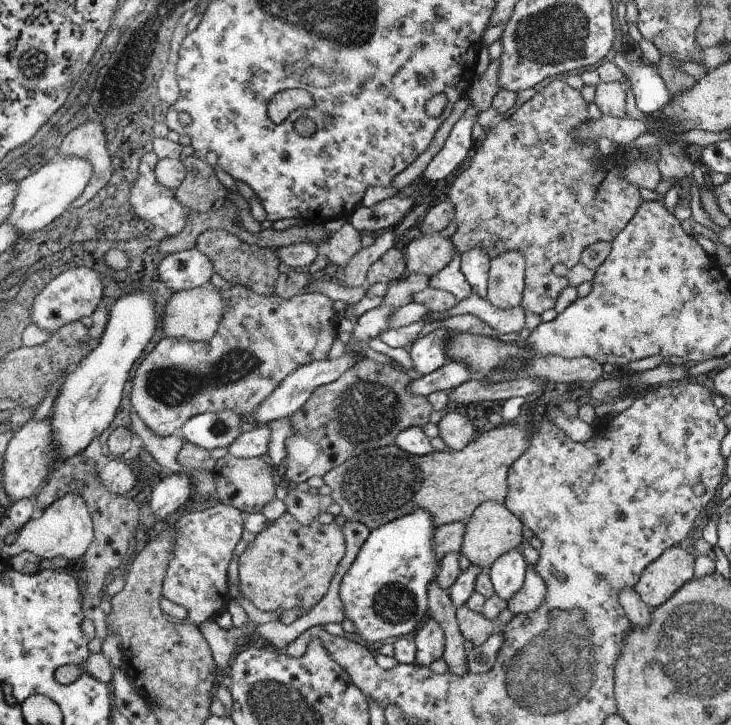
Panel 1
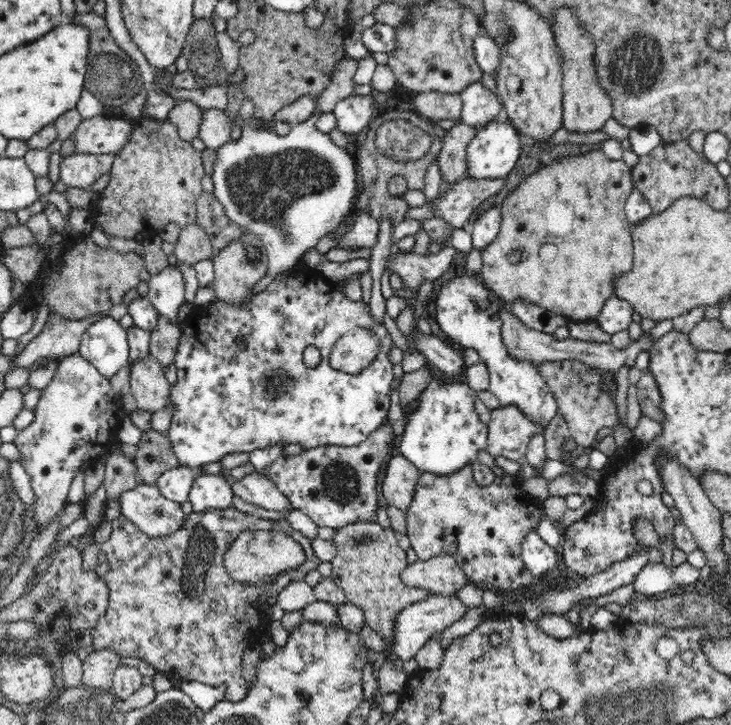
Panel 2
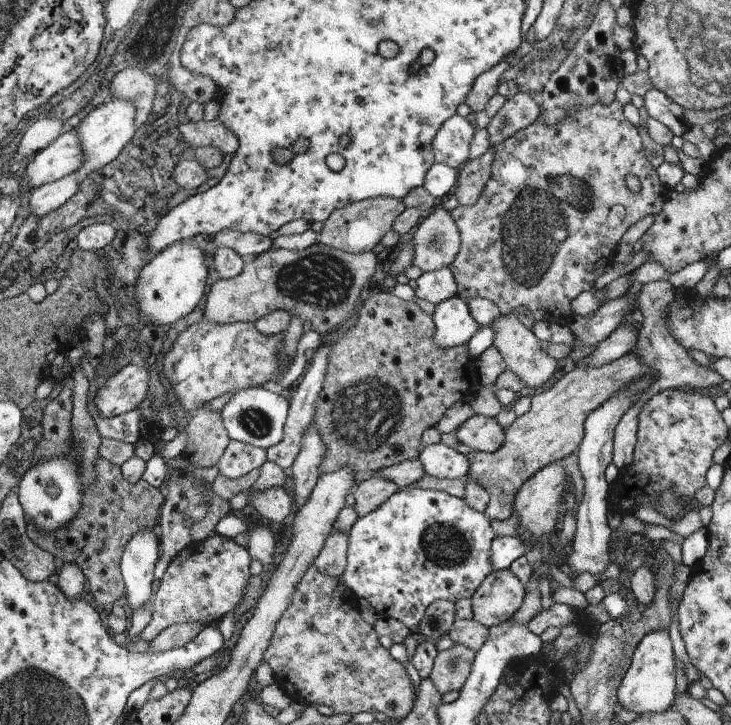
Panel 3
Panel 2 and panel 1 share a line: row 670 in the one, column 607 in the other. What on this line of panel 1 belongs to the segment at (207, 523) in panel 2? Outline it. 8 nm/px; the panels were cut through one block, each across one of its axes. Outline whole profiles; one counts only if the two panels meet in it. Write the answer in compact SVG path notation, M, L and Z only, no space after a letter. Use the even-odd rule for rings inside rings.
M551 80L541 92L531 100L521 104L507 118L497 120L495 128L485 132L481 144L475 148L469 166L457 174L453 180L447 200L455 206L455 234L451 242L457 254L473 250L475 246L485 248L489 258L497 258L505 252L521 252L525 256L525 290L521 308L541 316L545 310L555 308L559 294L565 290L567 282L563 276L555 276L551 268L563 264L571 268L577 264L581 250L597 240L613 242L631 222L641 198L637 186L623 180L623 162L615 162L611 156L603 156L597 150L597 144L575 142L575 130L589 122L587 102L581 98L579 90L569 88L563 80ZM597 152L597 166L593 168L591 158ZM599 162L605 164L605 170L599 168Z

